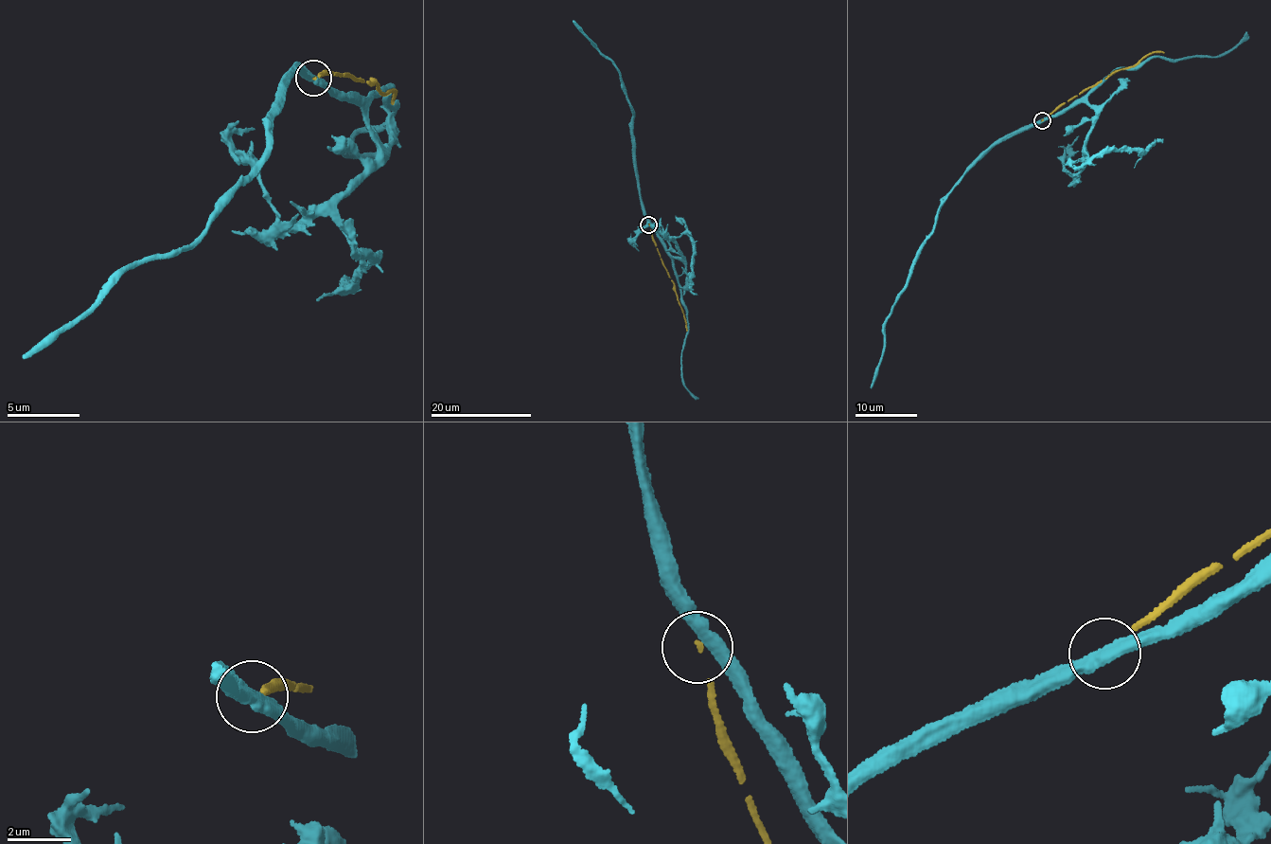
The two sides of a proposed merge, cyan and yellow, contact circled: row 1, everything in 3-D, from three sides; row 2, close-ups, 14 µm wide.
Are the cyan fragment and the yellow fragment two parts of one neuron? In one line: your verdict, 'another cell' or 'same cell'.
another cell

